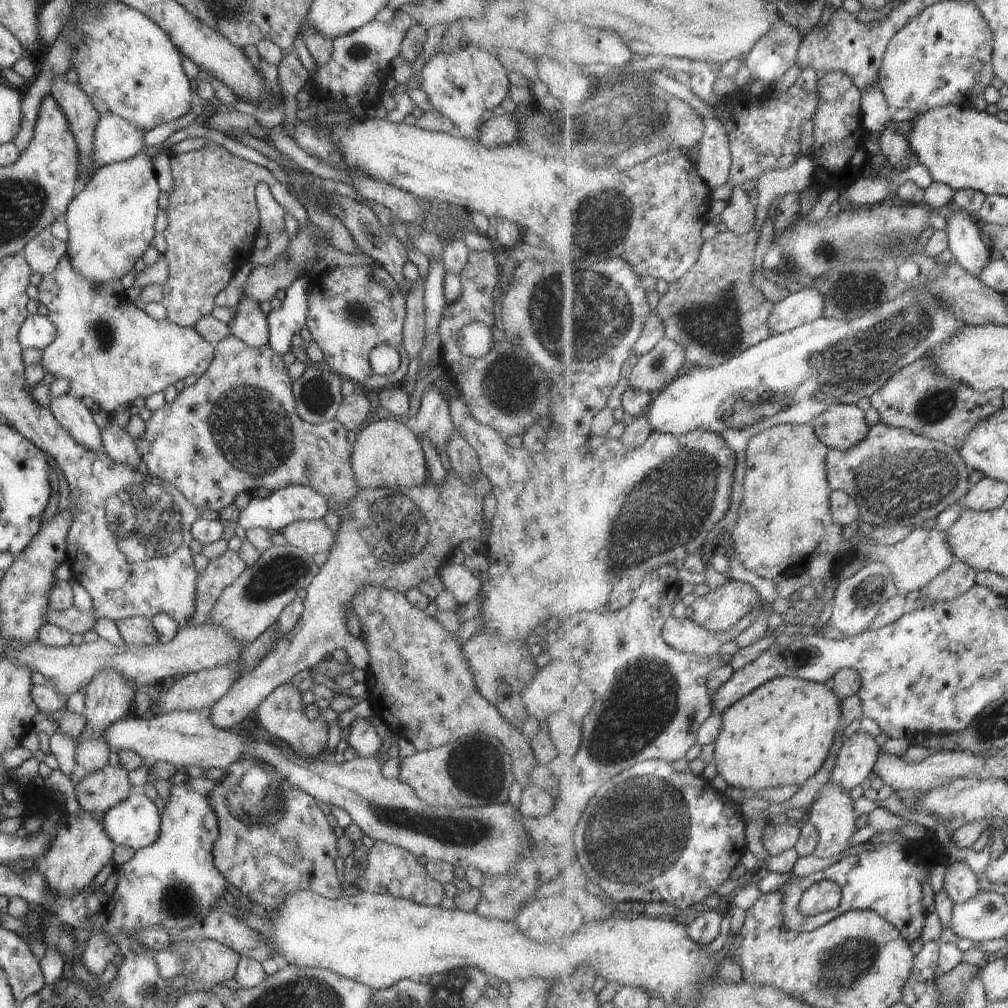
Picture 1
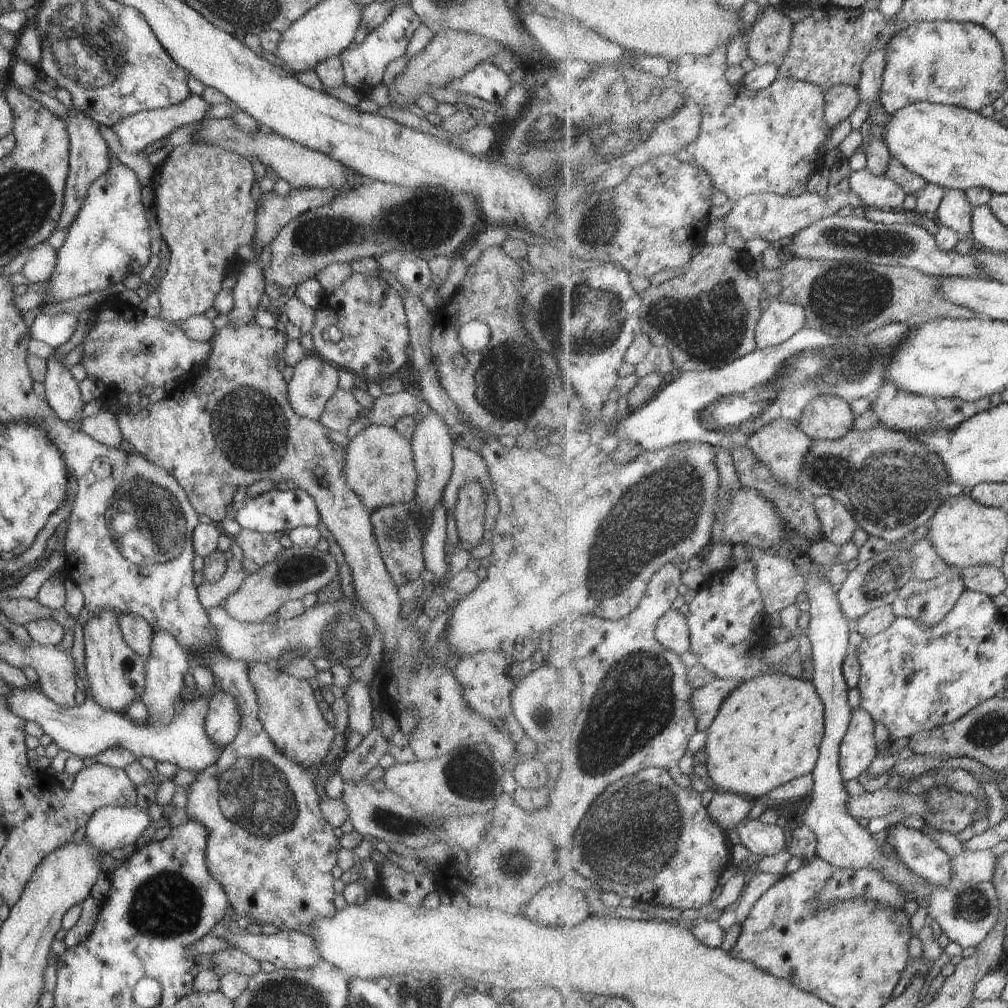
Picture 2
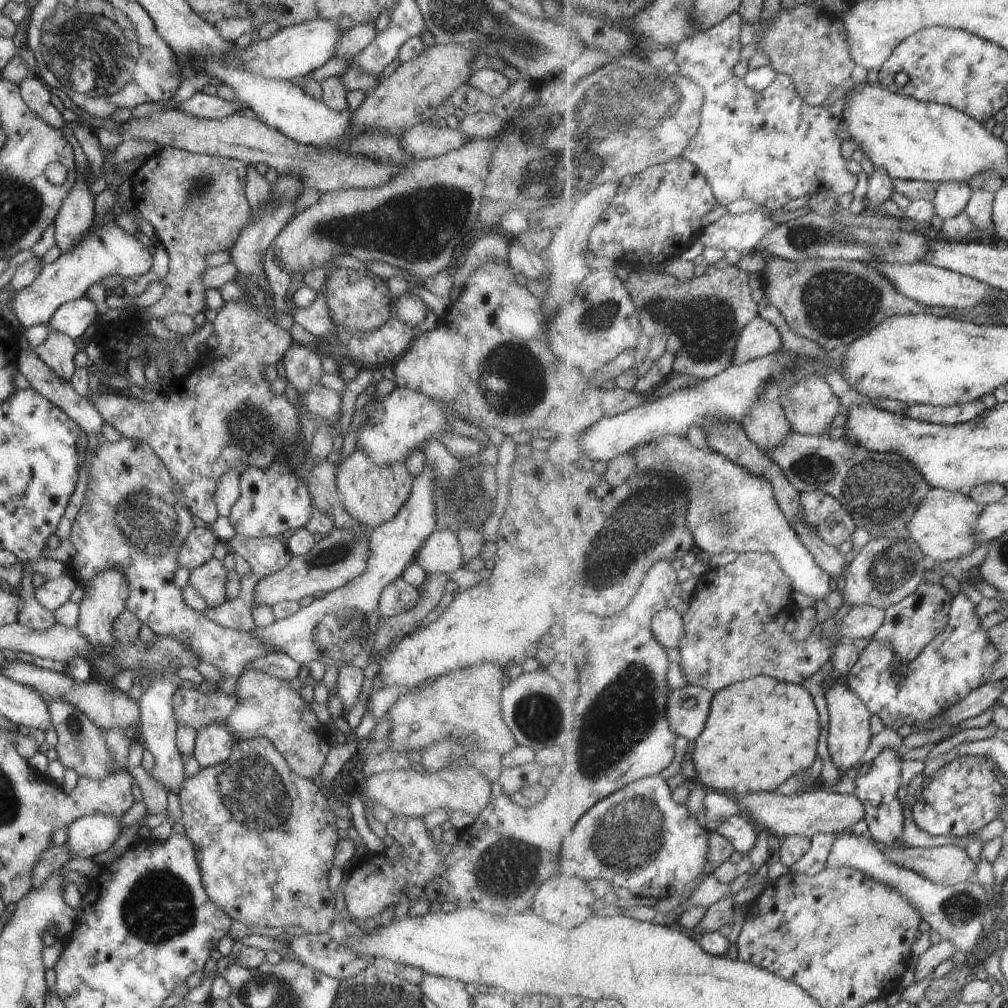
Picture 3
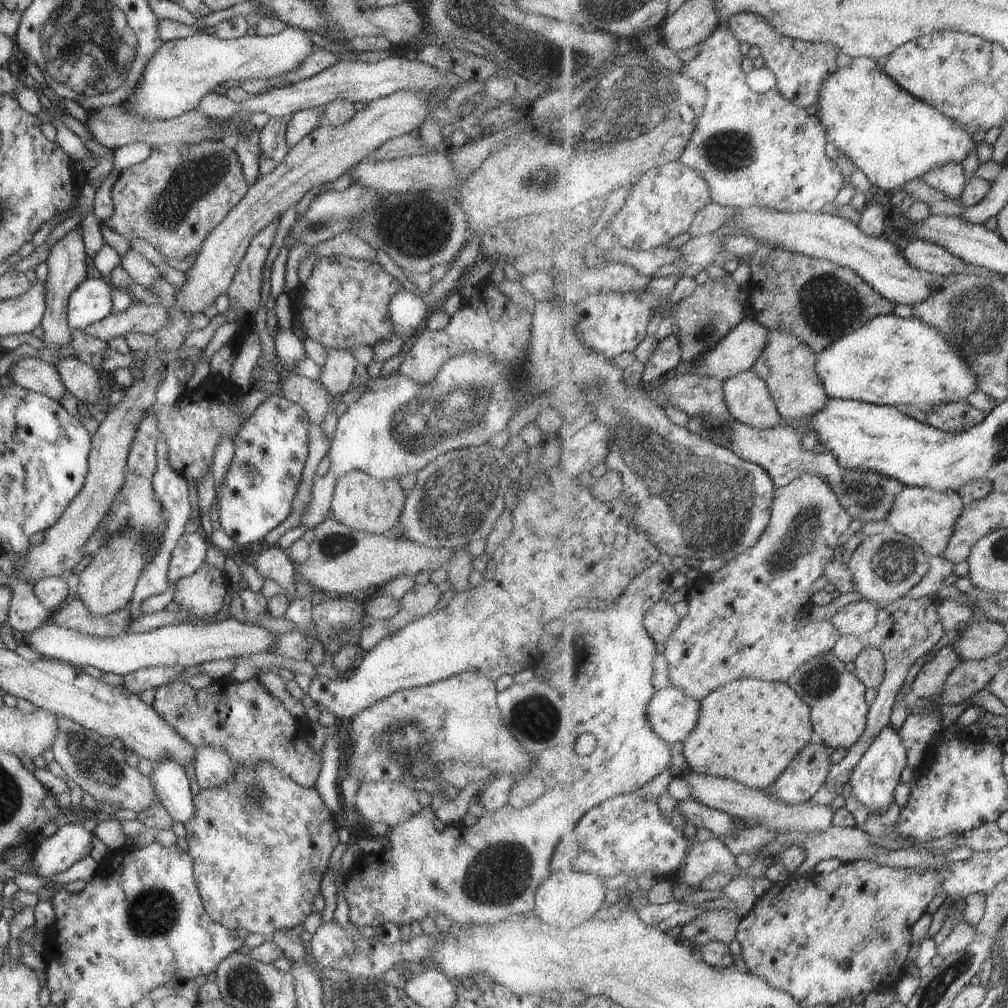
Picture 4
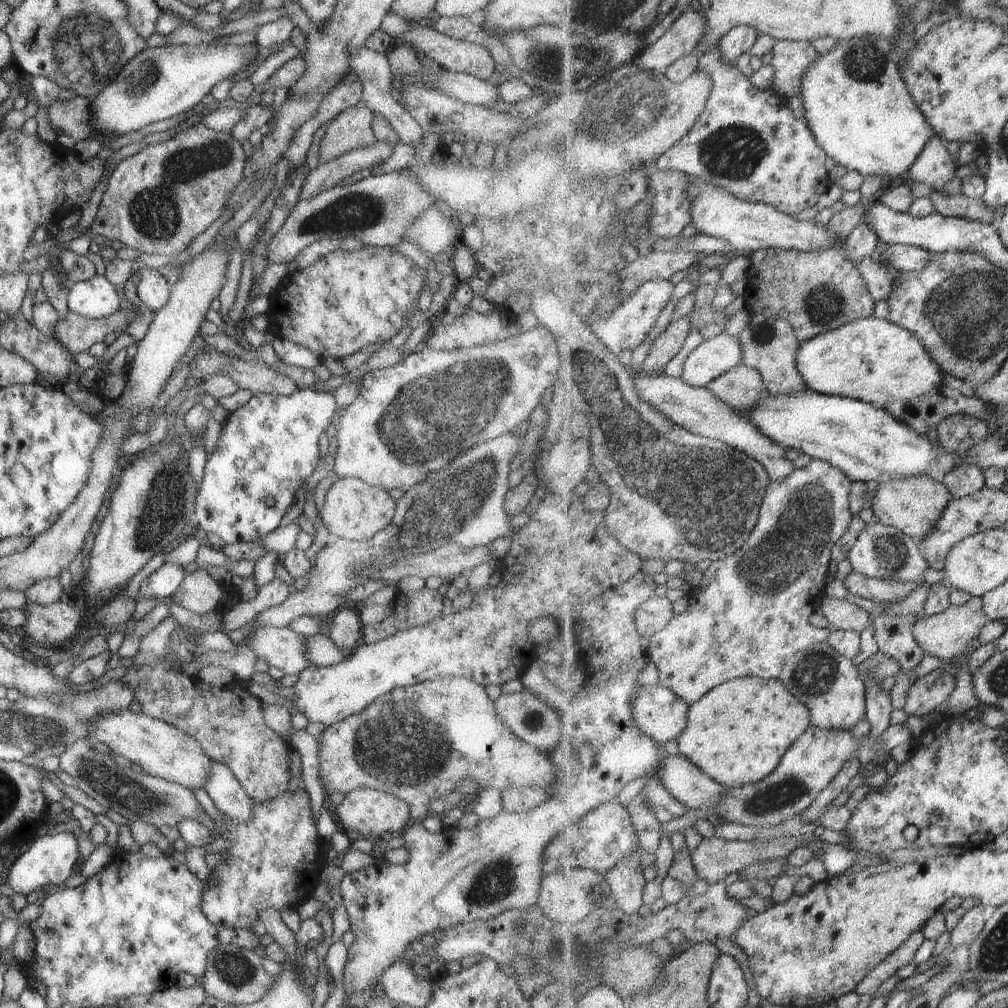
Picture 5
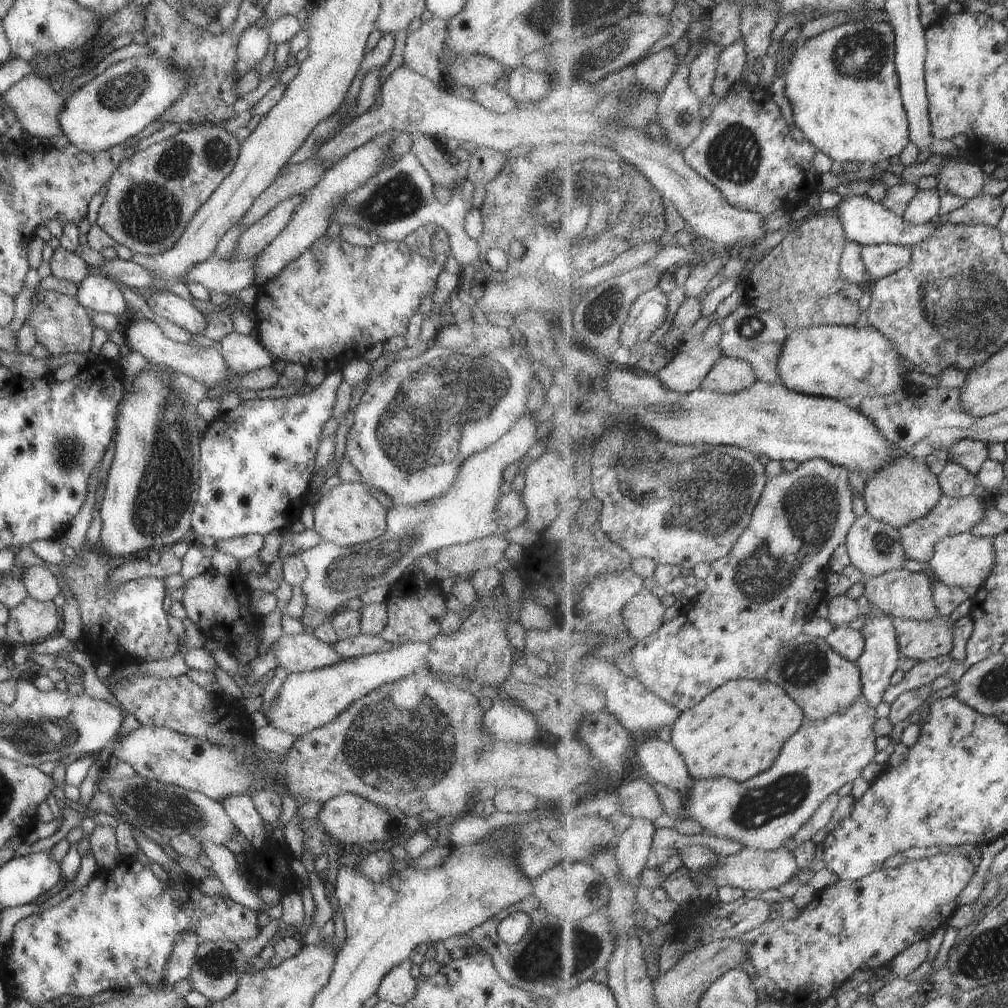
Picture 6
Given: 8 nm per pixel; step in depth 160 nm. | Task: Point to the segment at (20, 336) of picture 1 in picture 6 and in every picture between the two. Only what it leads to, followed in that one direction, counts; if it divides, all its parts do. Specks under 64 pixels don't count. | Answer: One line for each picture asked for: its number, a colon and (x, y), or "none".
2: (54, 329)
3: (71, 318)
4: (90, 301)
5: (95, 297)
6: (96, 293)

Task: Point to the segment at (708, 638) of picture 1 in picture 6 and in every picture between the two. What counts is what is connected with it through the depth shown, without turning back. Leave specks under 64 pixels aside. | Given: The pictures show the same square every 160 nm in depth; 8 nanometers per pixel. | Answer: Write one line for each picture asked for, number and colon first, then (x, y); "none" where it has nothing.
2: (673, 630)
3: (669, 628)
4: (661, 619)
5: (654, 615)
6: (644, 615)

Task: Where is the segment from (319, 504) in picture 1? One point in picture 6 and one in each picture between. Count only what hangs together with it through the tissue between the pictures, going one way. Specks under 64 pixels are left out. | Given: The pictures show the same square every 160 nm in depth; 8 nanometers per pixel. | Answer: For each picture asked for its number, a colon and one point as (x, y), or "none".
2: (275, 511)
3: (272, 499)
4: (270, 447)
5: (268, 447)
6: (256, 460)

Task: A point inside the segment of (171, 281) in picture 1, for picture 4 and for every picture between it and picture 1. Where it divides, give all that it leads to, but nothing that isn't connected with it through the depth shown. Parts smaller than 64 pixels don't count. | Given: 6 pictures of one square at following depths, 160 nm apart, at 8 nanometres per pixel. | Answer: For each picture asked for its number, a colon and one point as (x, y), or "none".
2: (202, 204)
3: (195, 202)
4: (172, 199)

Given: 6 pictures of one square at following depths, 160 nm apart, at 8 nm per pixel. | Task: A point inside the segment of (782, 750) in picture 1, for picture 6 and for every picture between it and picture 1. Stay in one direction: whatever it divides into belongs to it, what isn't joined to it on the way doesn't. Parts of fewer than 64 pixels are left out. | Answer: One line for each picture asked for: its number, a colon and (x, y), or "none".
2: (768, 731)
3: (760, 732)
4: (749, 730)
5: (738, 733)
6: (738, 731)

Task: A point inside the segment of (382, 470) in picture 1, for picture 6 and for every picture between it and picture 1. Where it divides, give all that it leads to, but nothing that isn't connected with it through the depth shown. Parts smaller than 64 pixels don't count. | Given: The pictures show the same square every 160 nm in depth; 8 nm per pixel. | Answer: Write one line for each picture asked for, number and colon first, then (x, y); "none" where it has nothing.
2: (379, 468)
3: (370, 495)
4: (359, 502)
5: (354, 511)
6: (347, 514)

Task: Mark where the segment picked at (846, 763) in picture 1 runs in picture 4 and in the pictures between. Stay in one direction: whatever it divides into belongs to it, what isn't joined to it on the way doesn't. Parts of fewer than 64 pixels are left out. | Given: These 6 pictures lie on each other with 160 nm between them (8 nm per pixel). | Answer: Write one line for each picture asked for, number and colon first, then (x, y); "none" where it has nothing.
2: (859, 747)
3: (849, 730)
4: (837, 697)

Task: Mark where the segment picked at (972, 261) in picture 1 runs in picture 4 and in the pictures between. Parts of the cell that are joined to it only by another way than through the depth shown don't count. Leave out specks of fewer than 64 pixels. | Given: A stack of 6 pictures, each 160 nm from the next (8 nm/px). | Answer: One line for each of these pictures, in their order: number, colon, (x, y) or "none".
2: (955, 211)
3: (952, 197)
4: (950, 178)

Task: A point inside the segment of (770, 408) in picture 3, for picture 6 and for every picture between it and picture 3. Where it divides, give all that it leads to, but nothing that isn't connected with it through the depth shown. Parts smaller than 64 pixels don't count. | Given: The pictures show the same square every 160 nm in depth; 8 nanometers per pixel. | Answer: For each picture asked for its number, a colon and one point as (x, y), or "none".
4: (747, 395)
5: (742, 389)
6: (729, 375)

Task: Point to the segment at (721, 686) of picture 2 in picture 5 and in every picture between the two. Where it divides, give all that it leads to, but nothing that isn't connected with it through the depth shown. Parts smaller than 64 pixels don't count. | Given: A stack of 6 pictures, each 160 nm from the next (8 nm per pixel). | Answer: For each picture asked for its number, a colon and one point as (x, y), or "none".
3: (688, 707)
4: (674, 714)
5: (657, 710)

